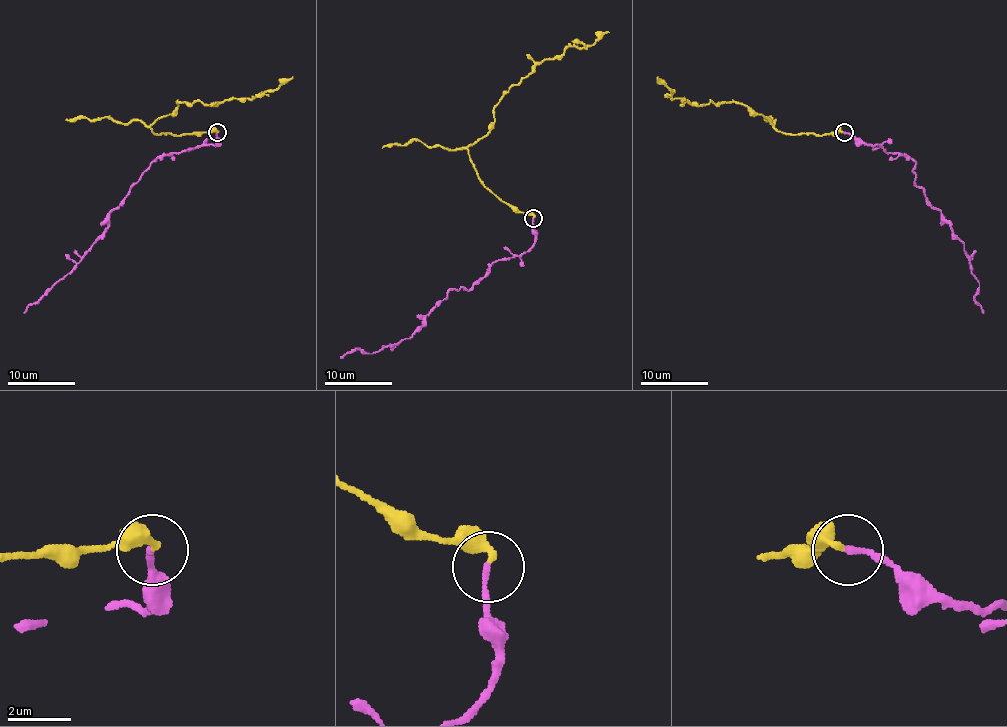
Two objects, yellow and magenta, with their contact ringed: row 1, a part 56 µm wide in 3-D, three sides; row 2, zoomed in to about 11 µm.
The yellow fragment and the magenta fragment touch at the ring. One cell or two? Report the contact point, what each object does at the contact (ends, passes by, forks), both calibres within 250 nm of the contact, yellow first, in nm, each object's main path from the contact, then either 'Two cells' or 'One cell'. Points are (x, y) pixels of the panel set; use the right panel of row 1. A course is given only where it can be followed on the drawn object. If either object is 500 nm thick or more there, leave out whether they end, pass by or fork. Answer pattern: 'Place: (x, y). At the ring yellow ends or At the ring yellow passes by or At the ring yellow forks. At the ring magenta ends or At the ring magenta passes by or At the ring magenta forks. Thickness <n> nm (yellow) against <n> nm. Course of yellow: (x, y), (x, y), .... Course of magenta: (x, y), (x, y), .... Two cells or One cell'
Place: (844, 132). At the ring yellow ends. At the ring magenta ends. Thickness 320 nm (yellow) against 180 nm. Course of yellow: (843, 133), (786, 135), (746, 106), (712, 101), (693, 106), (684, 99), (672, 99), (672, 92), (657, 77). Course of magenta: (844, 133), (916, 162), (914, 182), (963, 243), (979, 283), (975, 300), (984, 313). One cell

